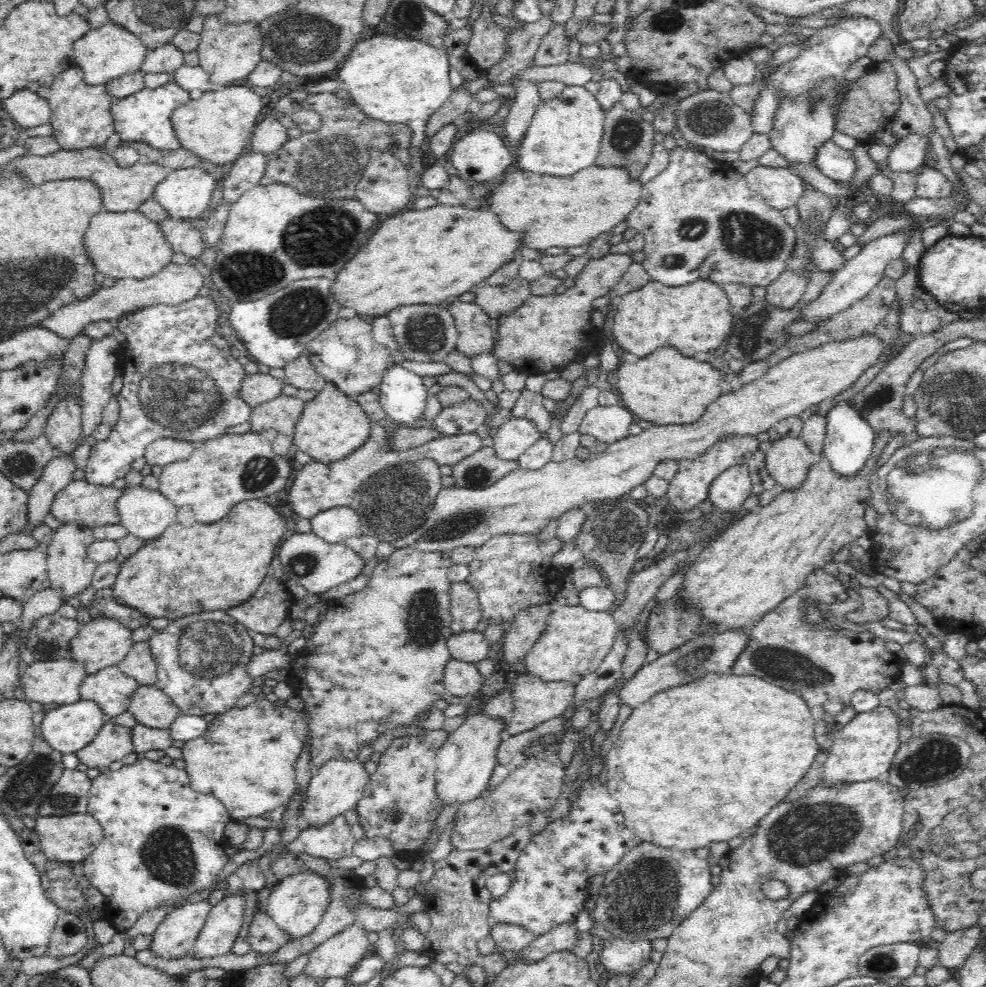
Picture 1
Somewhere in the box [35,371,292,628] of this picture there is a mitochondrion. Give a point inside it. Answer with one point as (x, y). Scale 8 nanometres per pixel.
(260, 472)

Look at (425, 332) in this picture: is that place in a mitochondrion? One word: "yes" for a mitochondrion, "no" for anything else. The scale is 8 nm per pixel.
yes

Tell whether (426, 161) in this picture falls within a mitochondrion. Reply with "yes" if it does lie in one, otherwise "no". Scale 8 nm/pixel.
no

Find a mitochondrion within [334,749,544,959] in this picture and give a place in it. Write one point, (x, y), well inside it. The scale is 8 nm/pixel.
(395, 815)

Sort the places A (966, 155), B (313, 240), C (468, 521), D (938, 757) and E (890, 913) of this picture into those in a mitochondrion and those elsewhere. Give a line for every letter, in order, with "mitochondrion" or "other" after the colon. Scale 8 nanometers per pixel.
A: other
B: mitochondrion
C: mitochondrion
D: mitochondrion
E: mitochondrion

